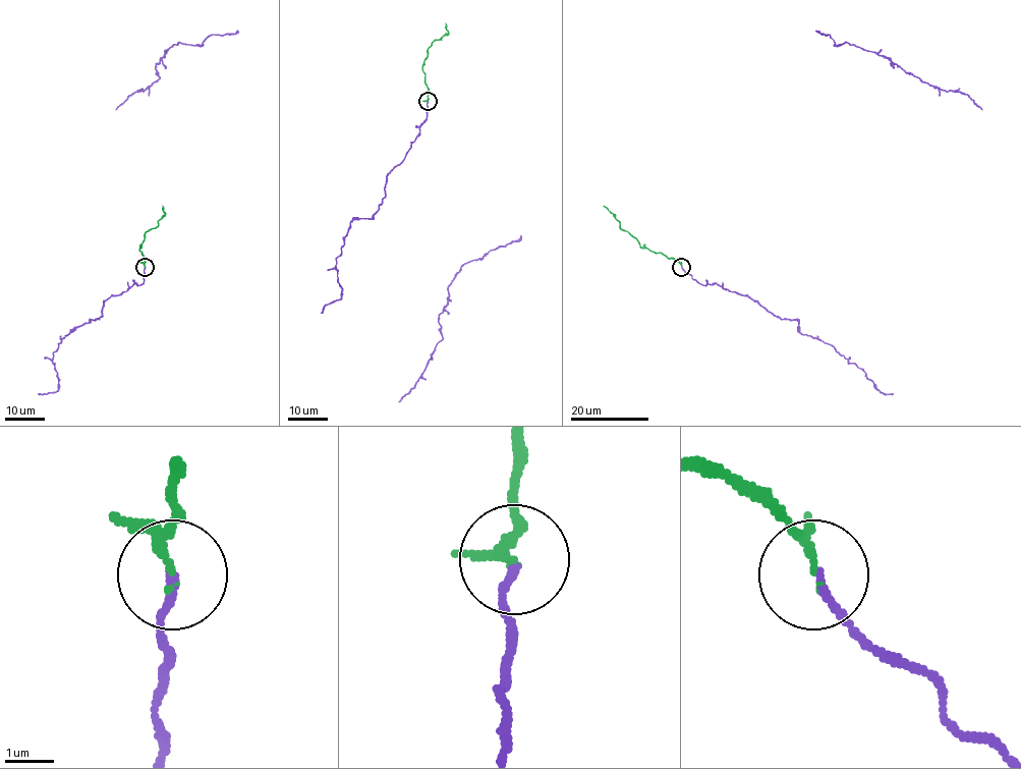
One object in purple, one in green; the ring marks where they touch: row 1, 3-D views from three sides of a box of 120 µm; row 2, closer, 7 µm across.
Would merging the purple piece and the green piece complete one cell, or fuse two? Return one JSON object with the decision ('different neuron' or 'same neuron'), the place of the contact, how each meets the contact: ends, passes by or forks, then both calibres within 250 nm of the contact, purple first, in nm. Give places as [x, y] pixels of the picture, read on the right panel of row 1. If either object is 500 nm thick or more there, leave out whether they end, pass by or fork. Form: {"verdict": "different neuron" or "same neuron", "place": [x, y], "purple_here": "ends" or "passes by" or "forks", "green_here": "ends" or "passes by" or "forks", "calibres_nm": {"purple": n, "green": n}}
{"verdict": "same neuron", "place": [681, 267], "purple_here": "ends", "green_here": "passes by", "calibres_nm": {"purple": 160, "green": 130}}

